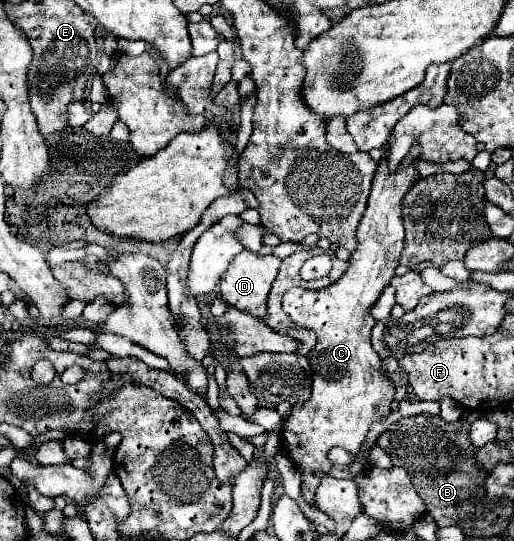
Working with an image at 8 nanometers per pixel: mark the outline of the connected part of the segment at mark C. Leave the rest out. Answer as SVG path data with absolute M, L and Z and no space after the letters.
M413 147L409 151L409 155L405 157L405 161L401 163L405 169L395 171L393 175L387 171L385 155L379 161L379 167L377 167L375 179L373 179L373 187L371 187L371 195L369 195L369 203L367 203L363 219L357 227L359 245L353 251L351 261L349 261L349 269L343 273L343 277L339 281L335 281L333 285L325 287L325 289L313 291L313 289L293 287L283 295L283 311L299 327L307 327L307 329L317 333L317 345L309 353L309 363L311 363L311 371L313 371L311 399L305 401L299 407L295 405L289 413L289 417L285 419L285 423L281 425L281 429L283 429L283 433L281 433L281 451L287 453L287 457L293 461L293 465L297 465L297 471L301 473L301 497L309 505L313 505L315 491L317 491L321 479L325 475L329 475L329 471L333 467L333 463L327 457L329 449L331 447L343 447L347 453L359 455L361 445L365 443L371 425L377 423L377 421L383 421L391 413L389 405L393 401L395 387L381 373L381 359L371 347L371 327L375 325L375 319L369 319L367 309L377 301L381 291L389 285L389 279L395 275L395 269L399 265L399 255L401 255L403 237L405 237L403 221L401 221L401 199L409 191L409 185L413 185L419 179L417 171L411 167L411 161L415 161L417 155L419 155L419 147Z

